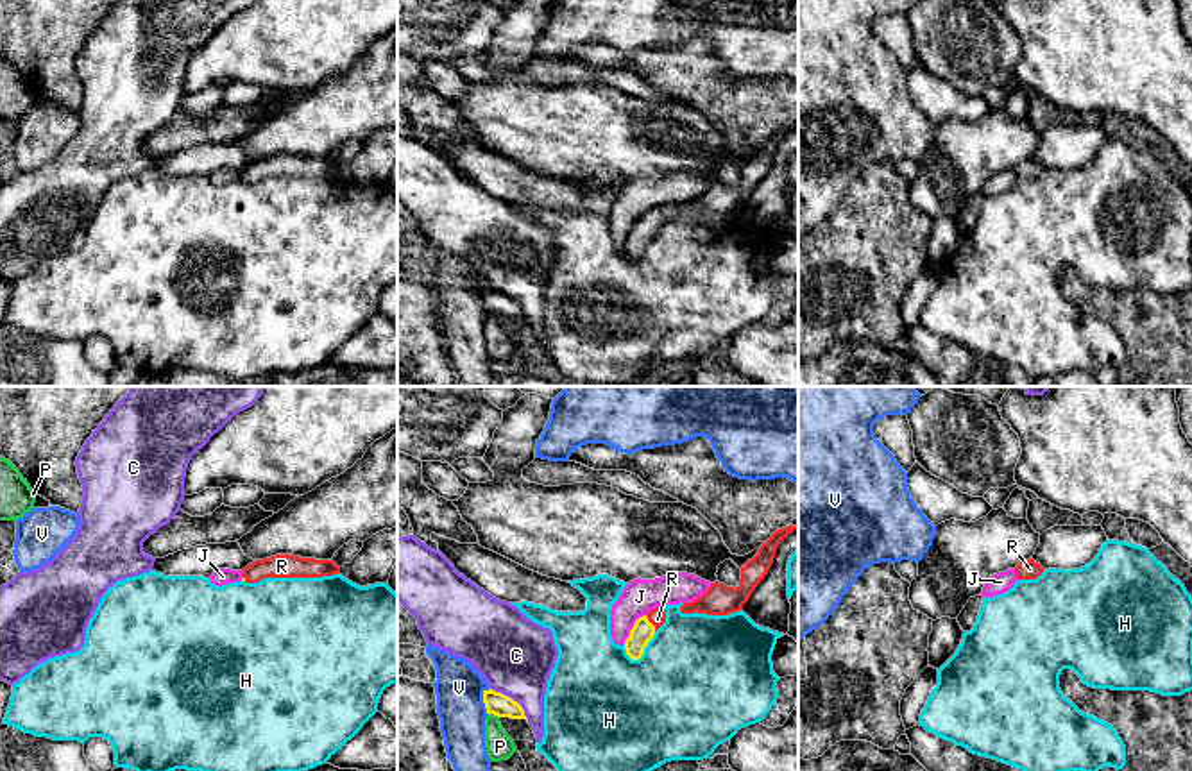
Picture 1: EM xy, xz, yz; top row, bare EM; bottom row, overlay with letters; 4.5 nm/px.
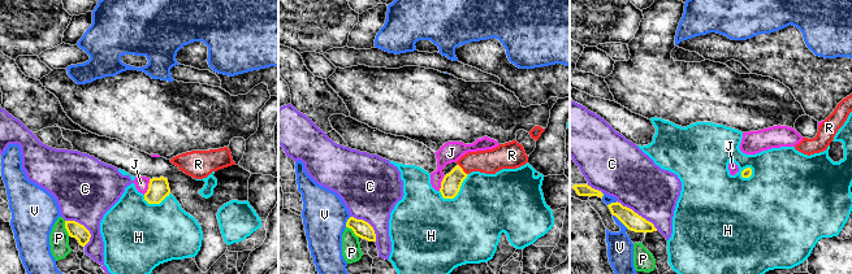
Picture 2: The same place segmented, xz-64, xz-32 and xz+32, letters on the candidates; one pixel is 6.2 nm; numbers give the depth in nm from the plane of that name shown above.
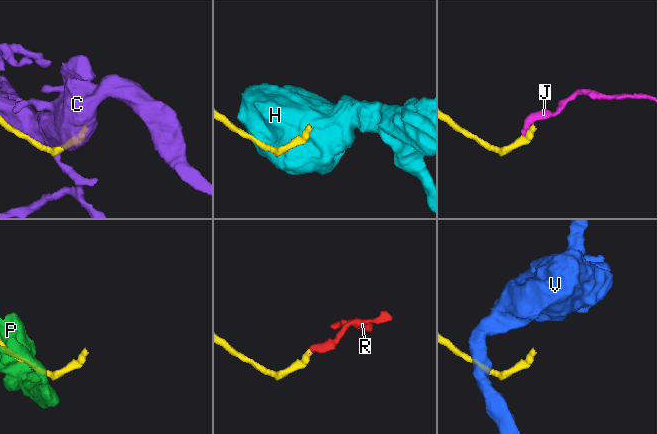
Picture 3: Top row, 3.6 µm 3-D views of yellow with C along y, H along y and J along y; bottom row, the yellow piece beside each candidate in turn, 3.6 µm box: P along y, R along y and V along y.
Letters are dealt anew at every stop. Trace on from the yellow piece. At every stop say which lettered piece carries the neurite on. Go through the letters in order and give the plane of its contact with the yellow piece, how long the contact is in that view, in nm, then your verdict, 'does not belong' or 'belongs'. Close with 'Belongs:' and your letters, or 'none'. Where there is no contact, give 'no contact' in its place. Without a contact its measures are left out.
C: contact in xz; length 220 nm; does not belong
H: contact in xz; length 170 nm; does not belong
J: contact in xz; length 170 nm; does not belong
P: contact in xz; length 50 nm; does not belong
R: contact in xz; length 90 nm; belongs
V: contact in xz; length 130 nm; does not belong
Belongs: R

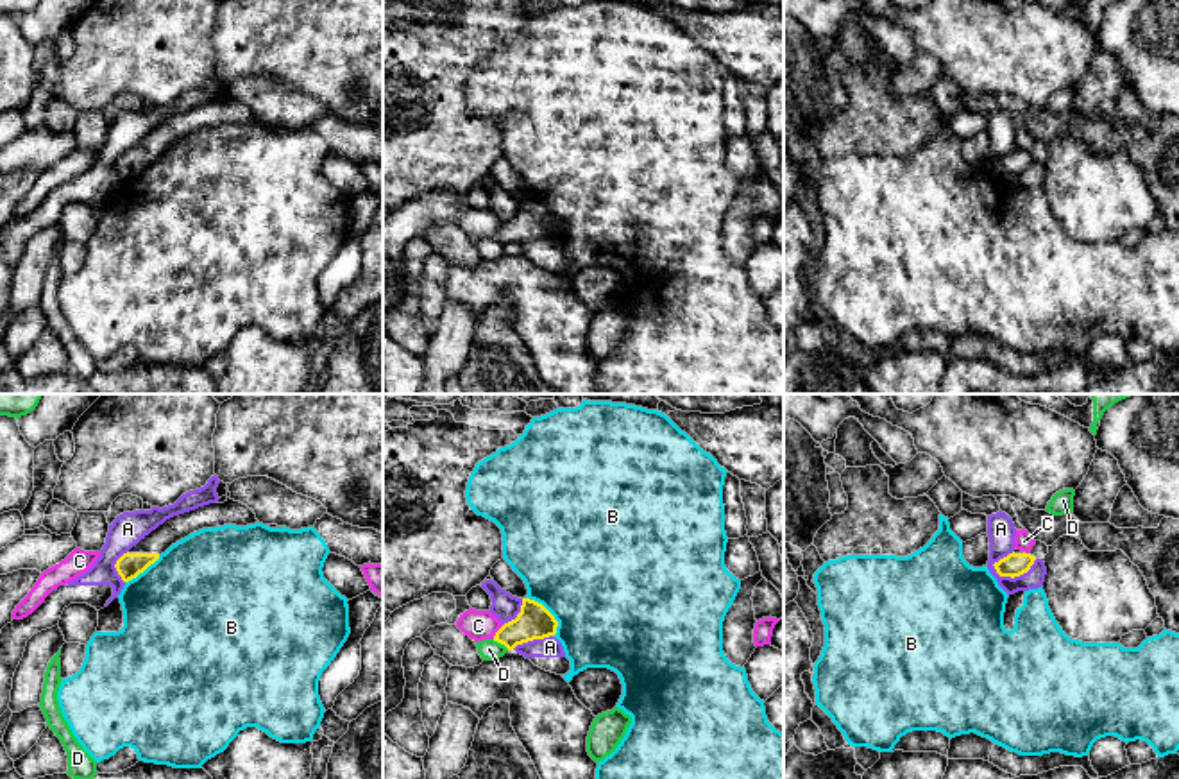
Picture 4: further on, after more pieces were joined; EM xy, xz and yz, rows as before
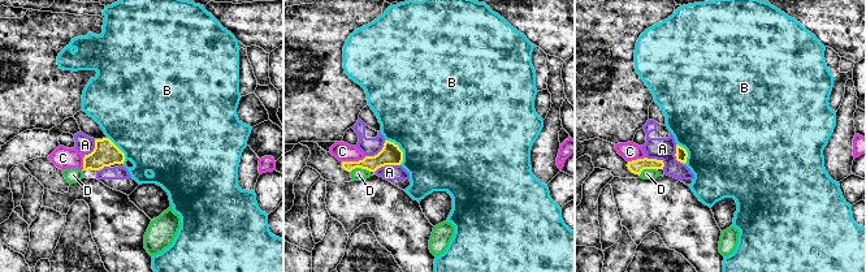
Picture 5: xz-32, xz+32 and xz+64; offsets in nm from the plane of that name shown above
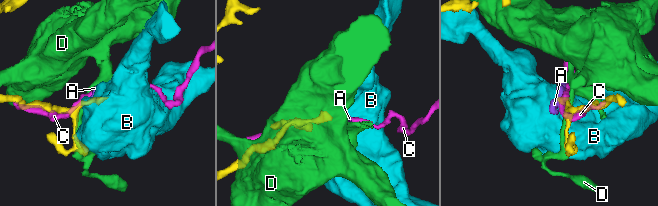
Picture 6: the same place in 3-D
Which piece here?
A: contact in yz; length 200 nm; does not belong
B: contact in xz; length 220 nm; does not belong
C: contact in xz; length 80 nm; does not belong
D: contact in xz; length 90 nm; does not belong
Belongs: none

